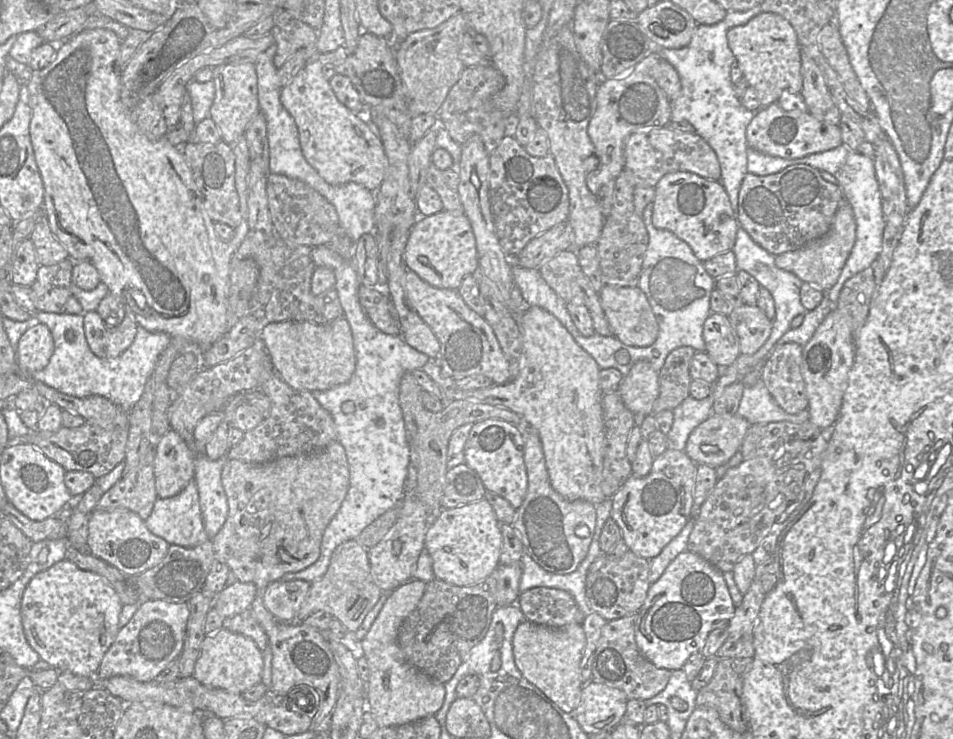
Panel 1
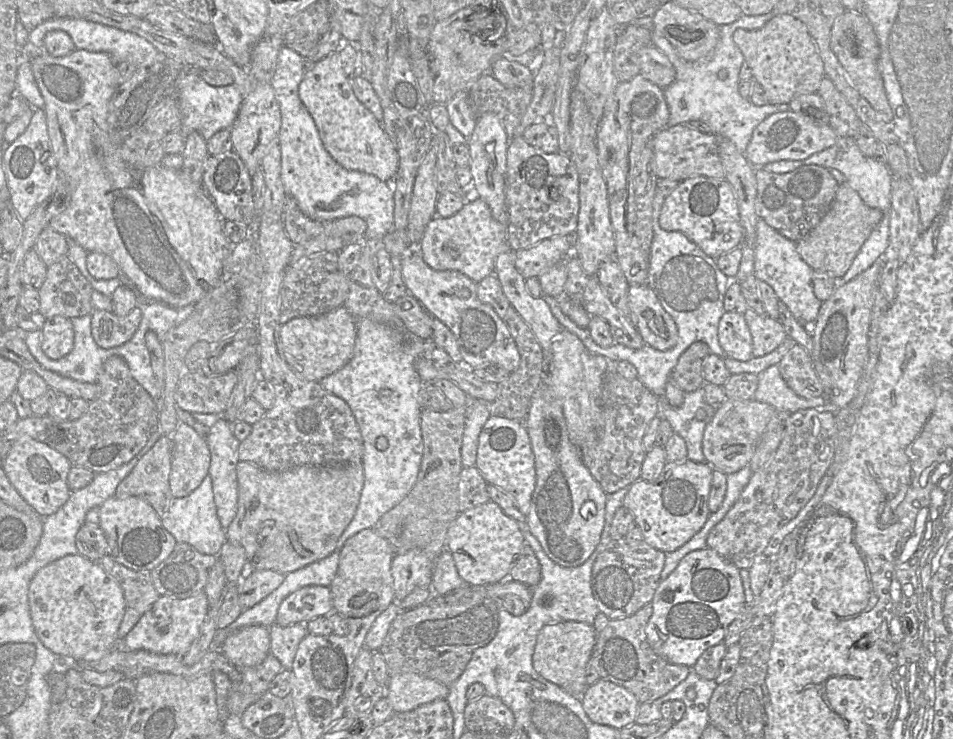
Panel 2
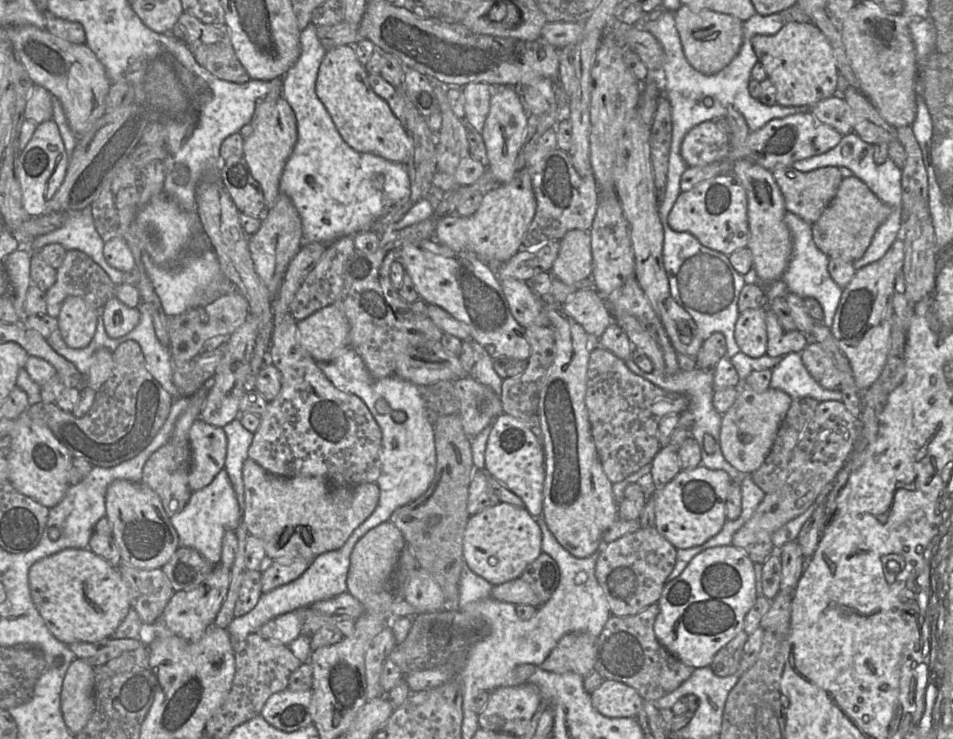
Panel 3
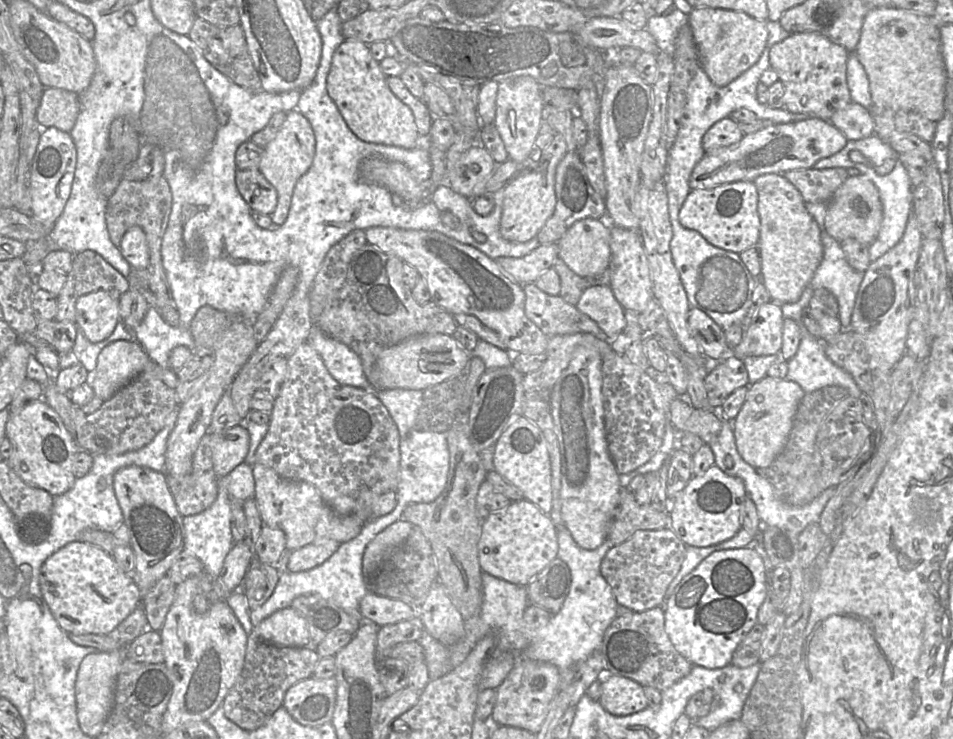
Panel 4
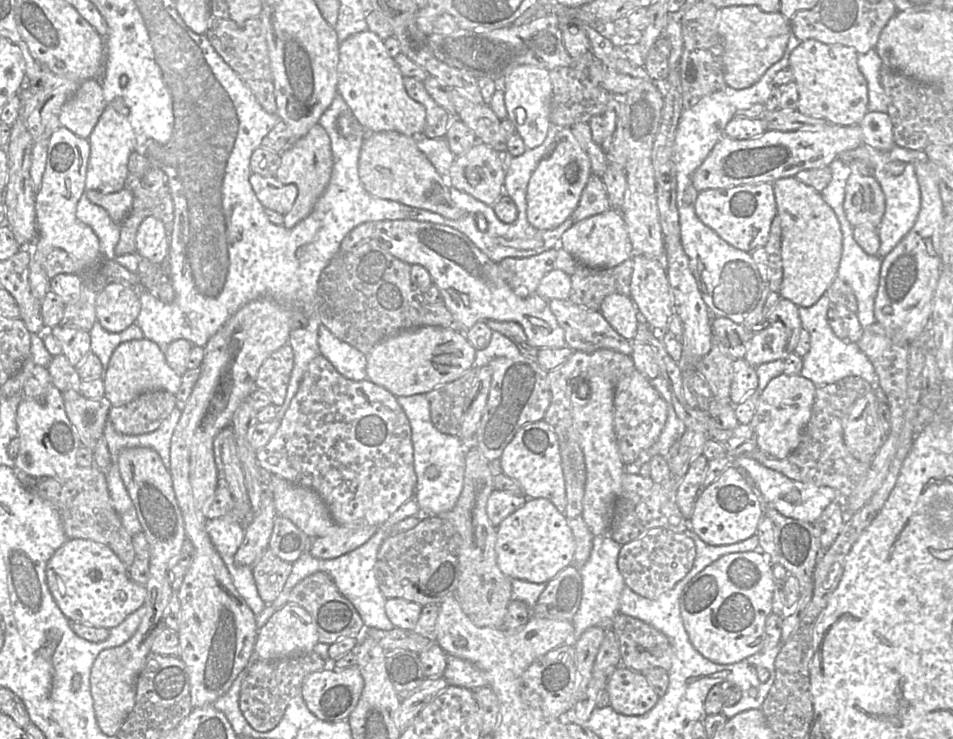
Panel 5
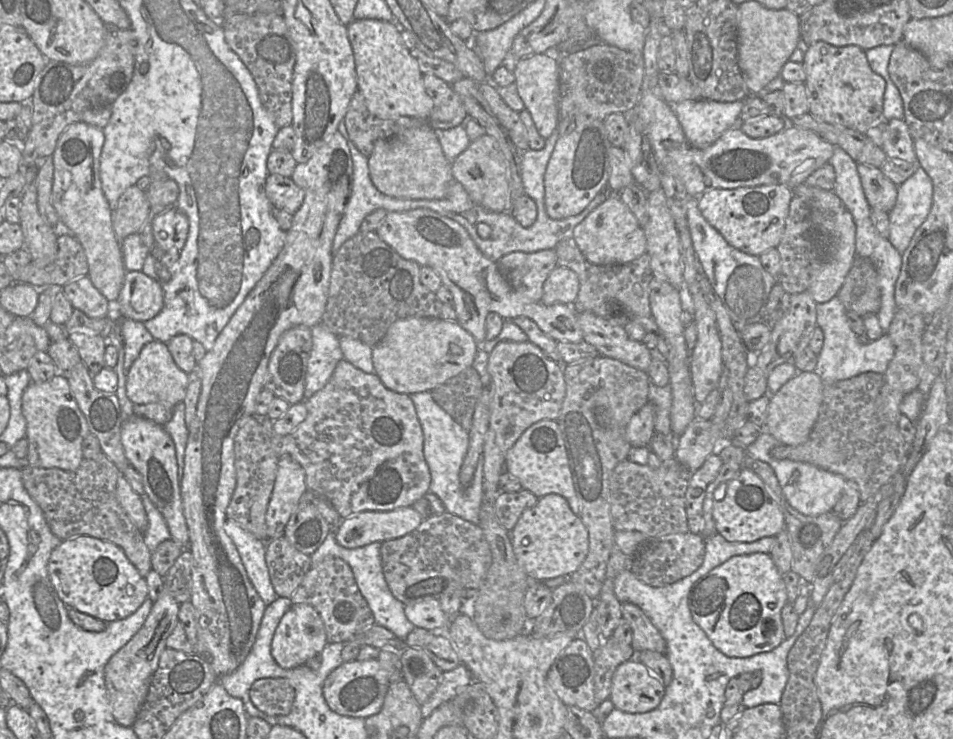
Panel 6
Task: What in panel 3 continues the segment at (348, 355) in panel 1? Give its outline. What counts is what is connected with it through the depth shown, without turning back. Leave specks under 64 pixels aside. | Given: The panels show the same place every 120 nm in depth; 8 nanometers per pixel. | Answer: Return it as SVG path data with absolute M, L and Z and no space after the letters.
M336 305L313 313L296 327L298 342L318 364L330 362L349 347L349 323Z

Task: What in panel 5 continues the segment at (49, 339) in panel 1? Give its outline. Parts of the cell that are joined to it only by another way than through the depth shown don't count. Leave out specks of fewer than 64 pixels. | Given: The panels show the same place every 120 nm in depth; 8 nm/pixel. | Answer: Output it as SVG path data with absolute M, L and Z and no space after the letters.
M111 283L95 298L96 323L108 332L122 332L134 324L140 310L140 293L136 287Z

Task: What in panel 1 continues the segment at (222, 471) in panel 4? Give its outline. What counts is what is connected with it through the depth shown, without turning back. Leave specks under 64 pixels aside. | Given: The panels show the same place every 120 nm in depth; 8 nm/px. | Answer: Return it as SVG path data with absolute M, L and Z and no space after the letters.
M173 430L162 436L153 448L158 497L170 498L179 494L194 478L197 452Z

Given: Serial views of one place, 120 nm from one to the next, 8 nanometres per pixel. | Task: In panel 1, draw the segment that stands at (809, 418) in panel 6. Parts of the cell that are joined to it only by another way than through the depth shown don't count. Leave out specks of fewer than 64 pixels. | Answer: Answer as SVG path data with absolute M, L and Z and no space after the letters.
M737 413L711 415L690 434L684 452L698 465L719 467L740 450L751 426Z

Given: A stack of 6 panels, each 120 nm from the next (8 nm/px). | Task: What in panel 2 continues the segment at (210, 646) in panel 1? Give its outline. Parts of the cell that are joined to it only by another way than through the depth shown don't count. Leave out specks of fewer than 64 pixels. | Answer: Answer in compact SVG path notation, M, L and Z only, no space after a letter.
M262 626L245 627L229 635L219 649L239 670L258 666L270 653L269 630Z

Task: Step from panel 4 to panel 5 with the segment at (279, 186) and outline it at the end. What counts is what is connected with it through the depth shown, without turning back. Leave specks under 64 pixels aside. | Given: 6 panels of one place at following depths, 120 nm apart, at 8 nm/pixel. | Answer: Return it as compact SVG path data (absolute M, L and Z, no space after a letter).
M316 124L305 136L281 152L280 156L281 164L275 177L283 184L294 184L298 188L298 195L292 209L284 215L283 226L292 228L310 214L329 183L333 167L331 141L324 128Z

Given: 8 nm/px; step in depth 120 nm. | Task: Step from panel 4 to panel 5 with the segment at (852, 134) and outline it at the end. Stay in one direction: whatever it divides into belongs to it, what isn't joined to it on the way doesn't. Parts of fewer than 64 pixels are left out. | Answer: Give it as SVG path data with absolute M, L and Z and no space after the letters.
M868 111L858 126L866 145L880 151L890 151L896 146L892 122L887 113Z

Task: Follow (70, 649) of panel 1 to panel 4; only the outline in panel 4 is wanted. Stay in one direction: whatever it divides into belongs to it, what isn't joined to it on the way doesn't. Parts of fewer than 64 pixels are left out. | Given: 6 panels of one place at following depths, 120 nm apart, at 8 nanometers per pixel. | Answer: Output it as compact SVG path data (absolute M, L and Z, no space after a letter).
M81 541L70 542L44 562L39 585L60 628L73 635L108 635L140 606L142 598L135 580L120 569L109 553Z

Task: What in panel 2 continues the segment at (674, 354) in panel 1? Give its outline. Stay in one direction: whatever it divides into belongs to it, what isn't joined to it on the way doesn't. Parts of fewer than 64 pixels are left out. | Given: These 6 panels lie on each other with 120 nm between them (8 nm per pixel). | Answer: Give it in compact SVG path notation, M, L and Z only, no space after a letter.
M704 342L690 345L672 369L670 381L673 381L685 394L702 387L705 383L702 376L703 361L710 354L711 350Z

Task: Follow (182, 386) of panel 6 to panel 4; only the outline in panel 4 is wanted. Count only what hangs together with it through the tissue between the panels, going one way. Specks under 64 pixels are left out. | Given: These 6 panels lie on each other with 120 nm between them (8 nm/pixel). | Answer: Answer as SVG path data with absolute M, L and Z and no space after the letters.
M135 339L118 340L103 348L97 358L95 376L89 383L94 390L95 396L106 401L144 371L153 373L172 389L175 389L179 383L176 372L170 367L163 368L153 362L142 345Z

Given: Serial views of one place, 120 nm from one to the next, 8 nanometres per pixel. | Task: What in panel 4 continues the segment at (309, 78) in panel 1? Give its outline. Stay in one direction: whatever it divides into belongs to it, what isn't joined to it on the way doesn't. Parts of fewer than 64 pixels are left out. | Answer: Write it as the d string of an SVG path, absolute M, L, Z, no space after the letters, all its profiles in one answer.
M348 40L344 41L333 54L326 89L350 130L362 141L405 149L424 145L411 109L393 94L386 83L386 78L387 75L382 72L379 61L372 57L369 44Z

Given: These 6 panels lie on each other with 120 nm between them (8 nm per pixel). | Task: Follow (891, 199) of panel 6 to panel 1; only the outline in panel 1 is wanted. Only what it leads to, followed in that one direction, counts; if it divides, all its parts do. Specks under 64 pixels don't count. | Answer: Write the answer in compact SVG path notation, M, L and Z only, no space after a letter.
M842 200L829 231L803 247L776 256L775 265L796 275L803 283L827 292L837 282L856 240L856 222L848 202Z

